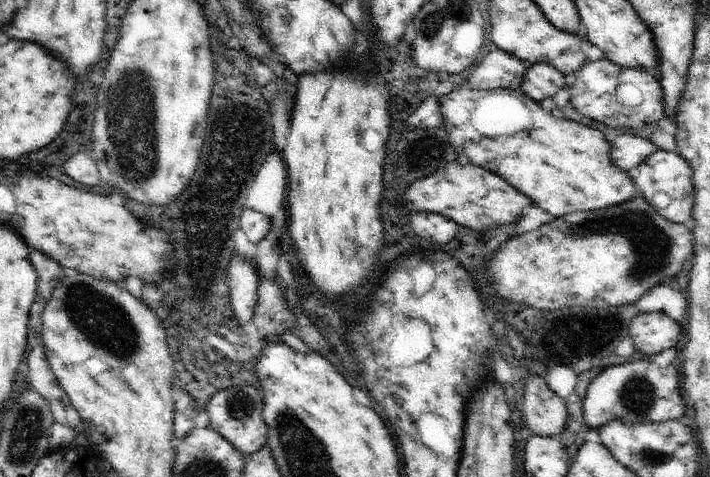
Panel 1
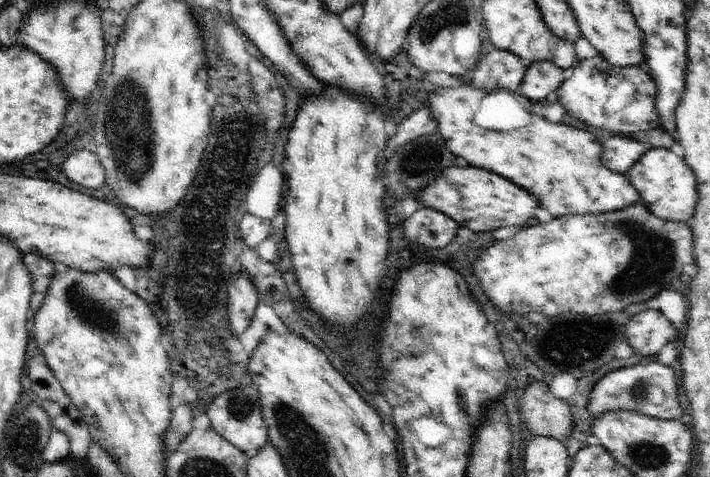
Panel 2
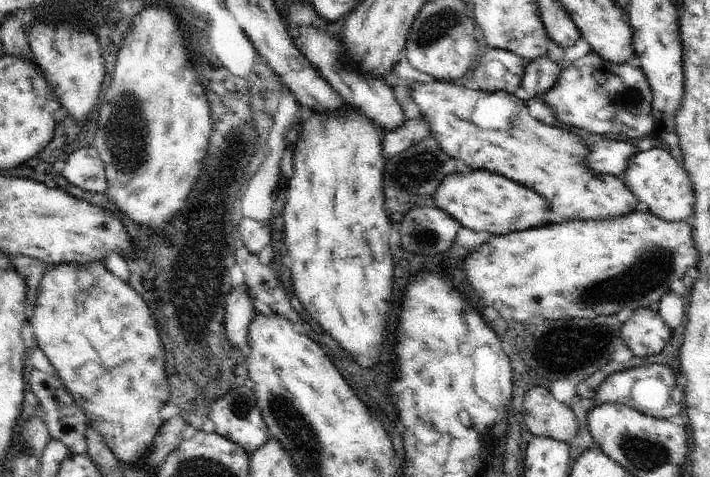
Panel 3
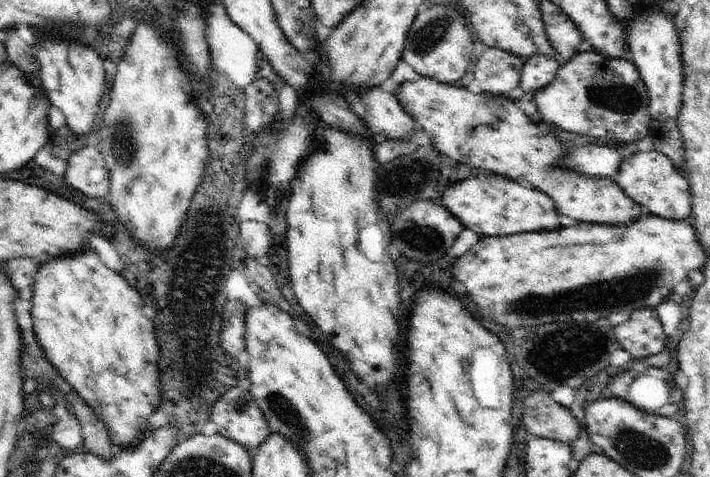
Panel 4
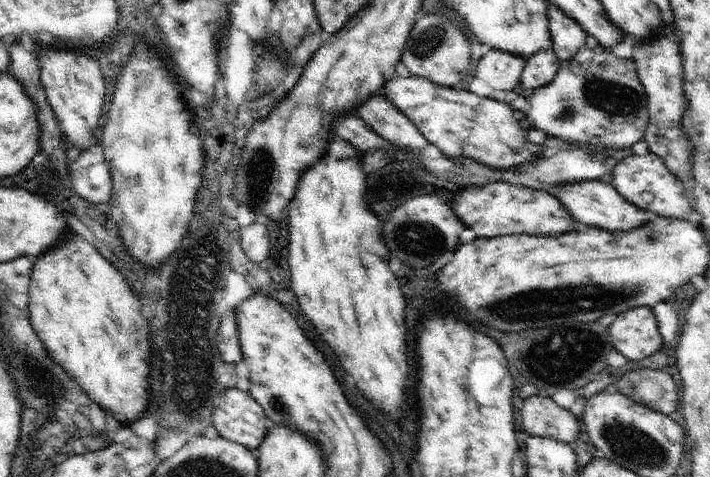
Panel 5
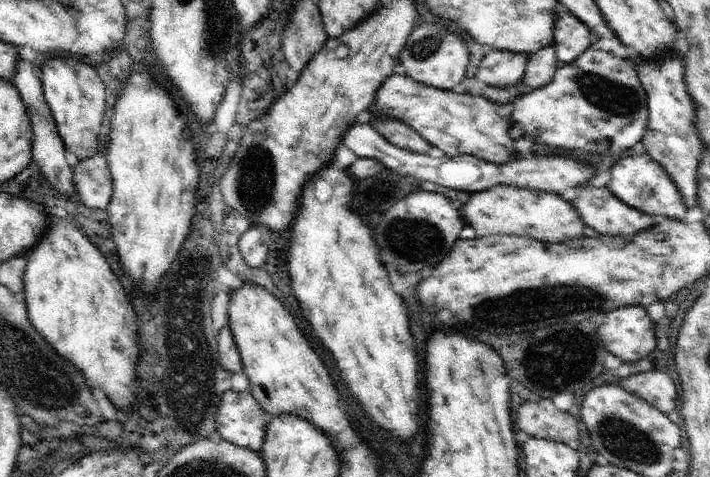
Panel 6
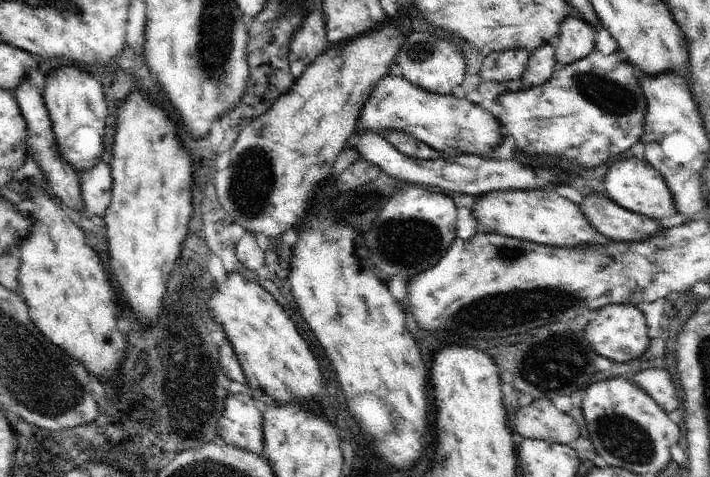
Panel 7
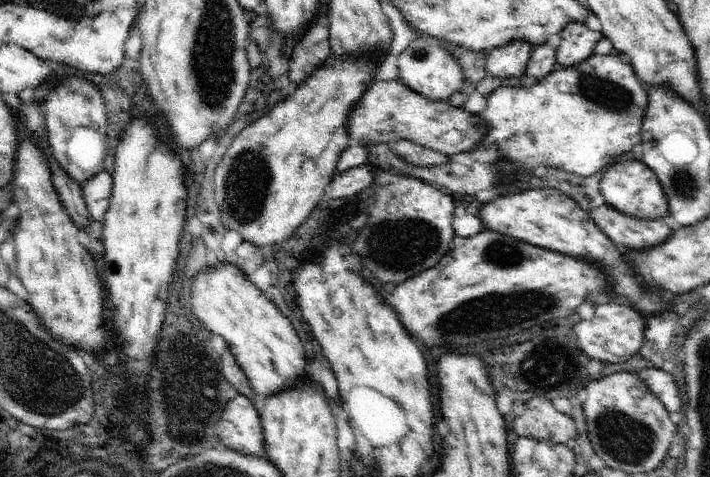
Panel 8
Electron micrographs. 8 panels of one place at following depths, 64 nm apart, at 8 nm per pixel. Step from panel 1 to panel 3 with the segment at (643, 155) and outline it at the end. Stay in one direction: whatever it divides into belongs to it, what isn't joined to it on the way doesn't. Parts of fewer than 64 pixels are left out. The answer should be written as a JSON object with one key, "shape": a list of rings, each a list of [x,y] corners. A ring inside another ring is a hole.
{"shape":[[[605,138],[593,146],[590,154],[586,156],[588,168],[596,170],[598,174],[612,174],[621,177],[630,158],[638,154],[635,147],[631,141],[623,138]]]}

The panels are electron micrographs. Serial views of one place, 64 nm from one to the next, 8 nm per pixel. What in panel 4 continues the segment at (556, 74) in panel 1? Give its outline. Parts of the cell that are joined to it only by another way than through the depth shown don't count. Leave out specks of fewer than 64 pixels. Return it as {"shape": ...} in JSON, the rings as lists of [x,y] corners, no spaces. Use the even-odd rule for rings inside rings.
{"shape":[[[533,54],[522,69],[519,87],[531,97],[538,90],[544,90],[560,70],[562,63],[559,59],[550,58],[545,54]]]}

